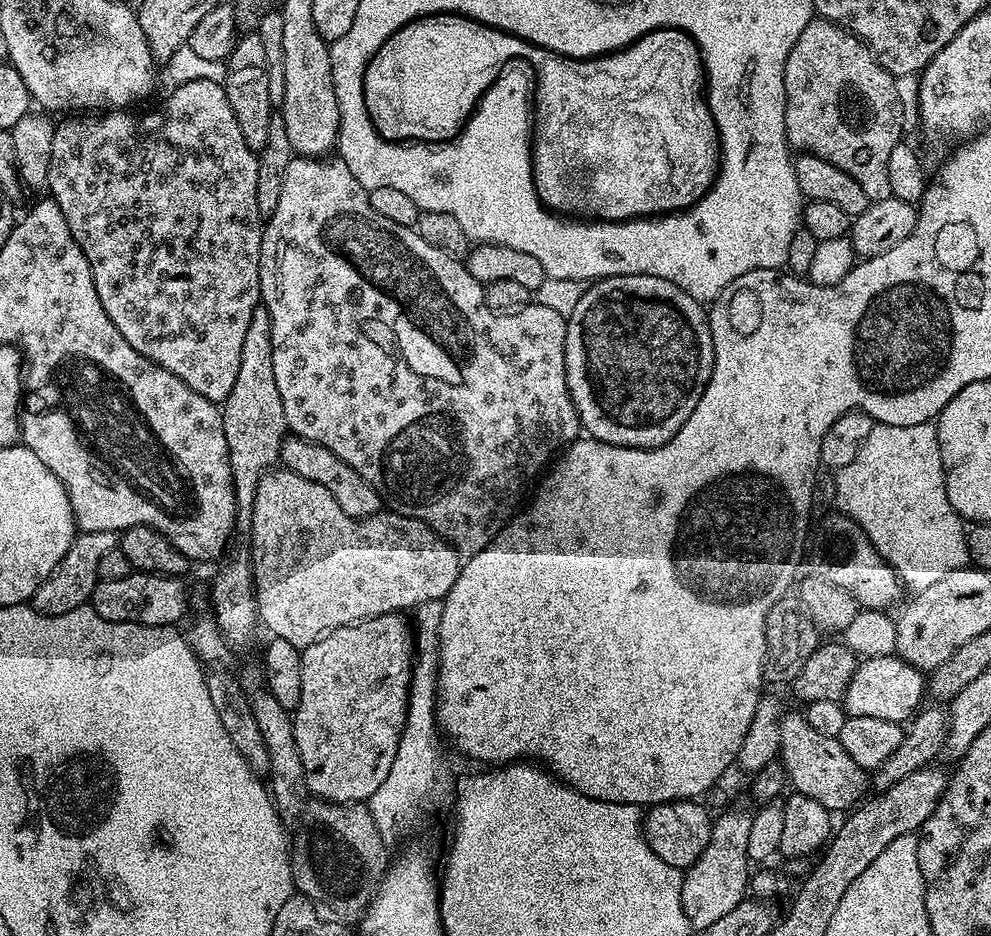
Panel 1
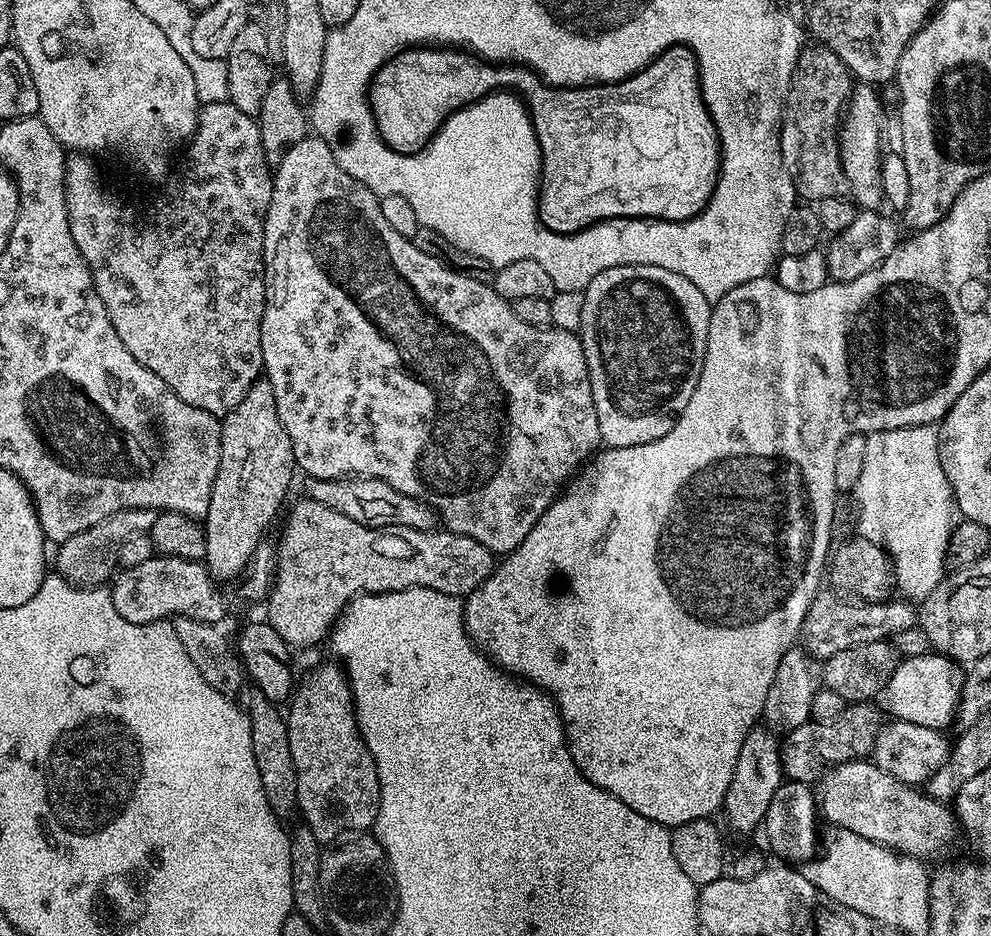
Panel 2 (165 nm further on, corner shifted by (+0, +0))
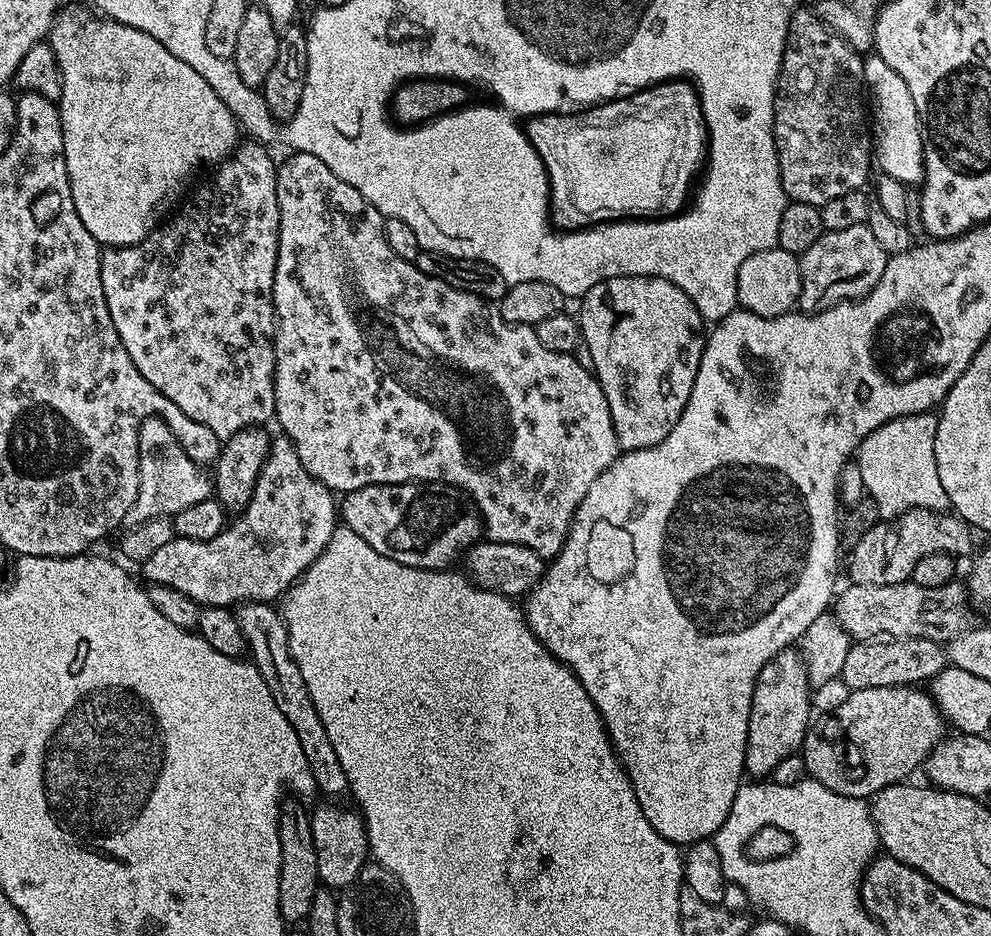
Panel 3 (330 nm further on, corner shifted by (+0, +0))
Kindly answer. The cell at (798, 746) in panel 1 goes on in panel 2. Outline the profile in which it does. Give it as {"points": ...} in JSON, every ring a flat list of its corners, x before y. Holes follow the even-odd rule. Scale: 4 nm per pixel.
{"points":[[871,759,851,760,838,764,824,773,818,784,818,808,823,819,833,828,854,830,870,842,878,842,884,848,891,848,913,860,929,862,935,856,944,856,952,848,958,833,956,813,947,803,934,799,919,787,904,784,898,778,886,774]]}

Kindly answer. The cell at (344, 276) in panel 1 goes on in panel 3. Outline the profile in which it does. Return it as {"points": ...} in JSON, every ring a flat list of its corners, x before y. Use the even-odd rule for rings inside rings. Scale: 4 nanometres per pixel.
{"points":[[305,152,288,154,284,161,282,159,279,161,276,170,276,189,278,190,280,229,278,230,278,258,274,270,274,294,272,295,274,310,276,311,276,343,274,345,276,350,276,369,274,370,276,415,274,420,275,423,280,423,279,431,288,437,288,441,294,446,294,450,298,450,298,458,302,458,302,466,306,466,306,470,310,470,310,474,314,478,321,480,326,487,332,489,333,493,336,494,353,492,362,486,370,486,371,484,410,484,413,482,448,484,452,488,460,489,476,503,476,509,480,512,482,521,482,532,487,539,503,544,513,544,514,546,526,546,532,548,534,554,545,558,551,558,559,554,566,542,572,519,582,502,582,498,586,498,591,484,594,483,594,478,598,478,598,474,602,474,602,470,606,470,612,465,618,455,614,422,610,418,610,406,606,402,606,394,602,394,602,386,596,381,591,367,583,359,581,359,582,361,575,360,577,358,575,355,546,350,546,346,542,346,542,342,538,342,535,327,506,322,502,318,499,307,483,300,478,294,458,290,430,274,422,274,422,270,418,270,413,261,398,258,398,254,394,254,394,250,390,250,390,242,386,242,386,234,384,233,386,218,384,215,374,206,370,206,370,202,366,202,366,198,362,198,362,194,358,194,358,190,354,190,354,186,342,182,342,178,338,178,338,174,334,174,334,170,330,170,330,166,326,166,326,162,322,162,322,158,314,158,314,154,306,154]]}

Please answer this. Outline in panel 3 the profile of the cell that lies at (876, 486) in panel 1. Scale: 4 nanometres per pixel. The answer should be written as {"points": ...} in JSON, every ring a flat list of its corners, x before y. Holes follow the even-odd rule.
{"points":[[935,411,899,416,897,420,888,420,878,426,860,443,854,460,862,470,865,493,876,503,877,513,881,517,898,518,911,508,929,508,932,512,943,512,949,507,946,490,942,490,942,481,938,479,938,462,934,462,934,434,938,434,936,418]]}

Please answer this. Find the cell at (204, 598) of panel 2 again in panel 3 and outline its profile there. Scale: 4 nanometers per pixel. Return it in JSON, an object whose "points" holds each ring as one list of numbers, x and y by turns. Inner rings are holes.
{"points":[[276,434,271,437,268,457,252,491,252,501,233,520,236,521,233,524,231,521,223,532,206,542,194,542,181,536,166,542,166,546,142,561,143,579,149,585,161,584,182,590,182,594,197,604,210,608,239,606,250,600,263,604,279,601,328,547,338,526,338,500,332,489,302,466,302,458,298,458,298,450,294,450,288,437]]}

